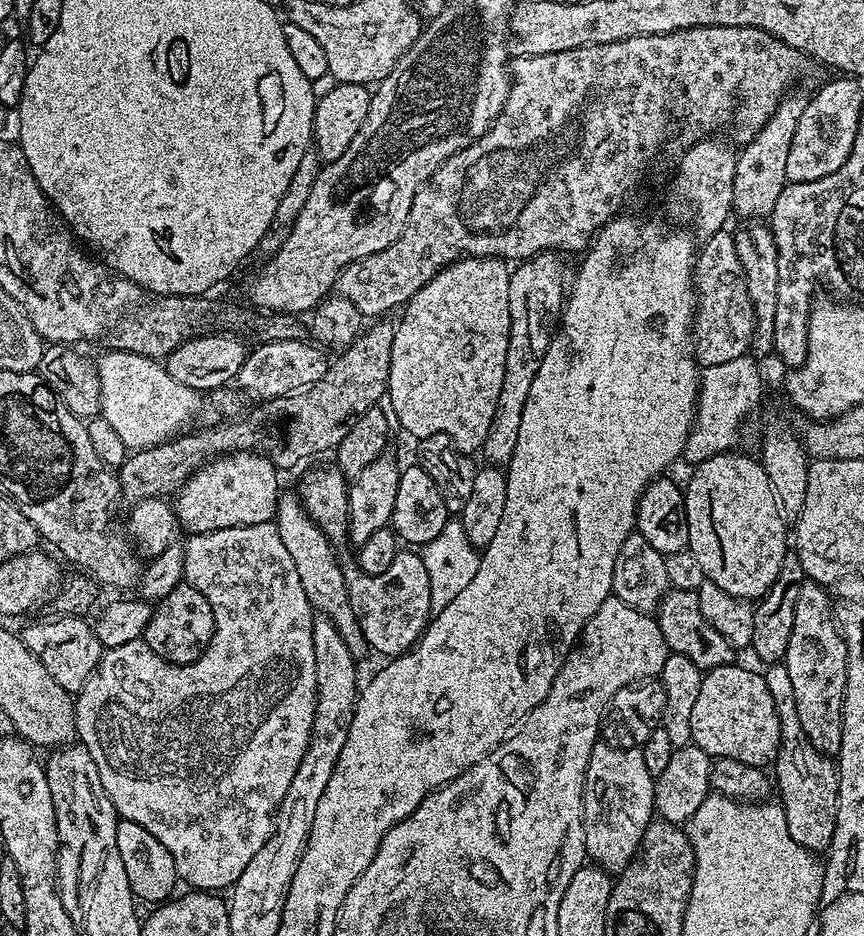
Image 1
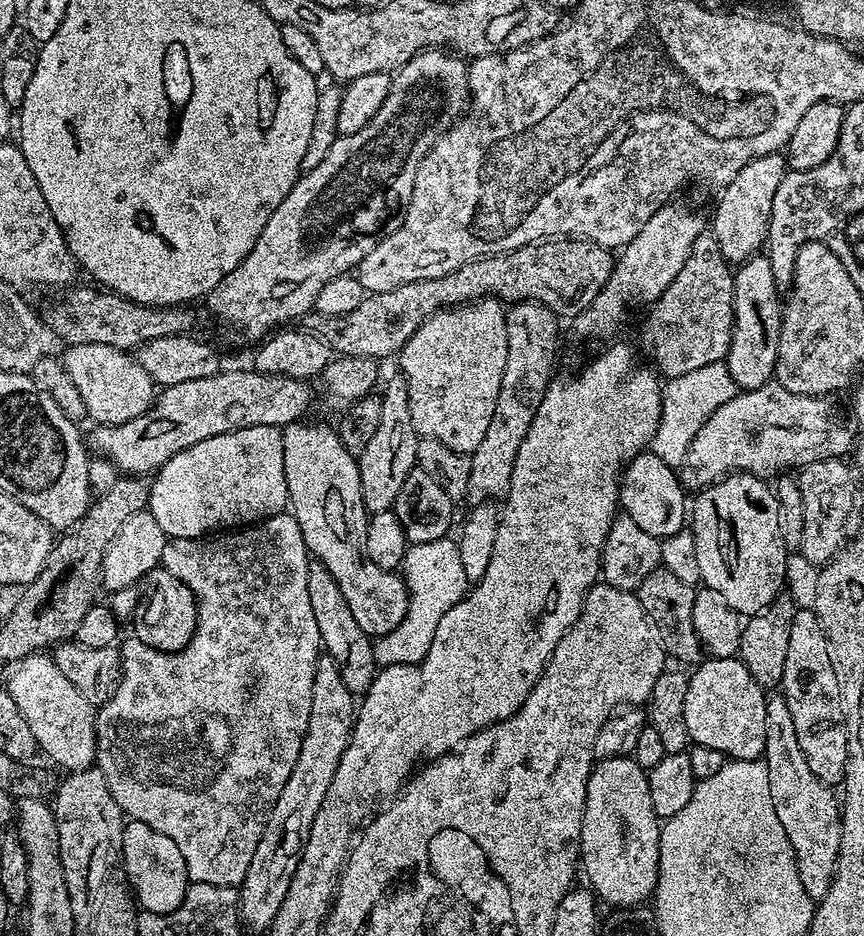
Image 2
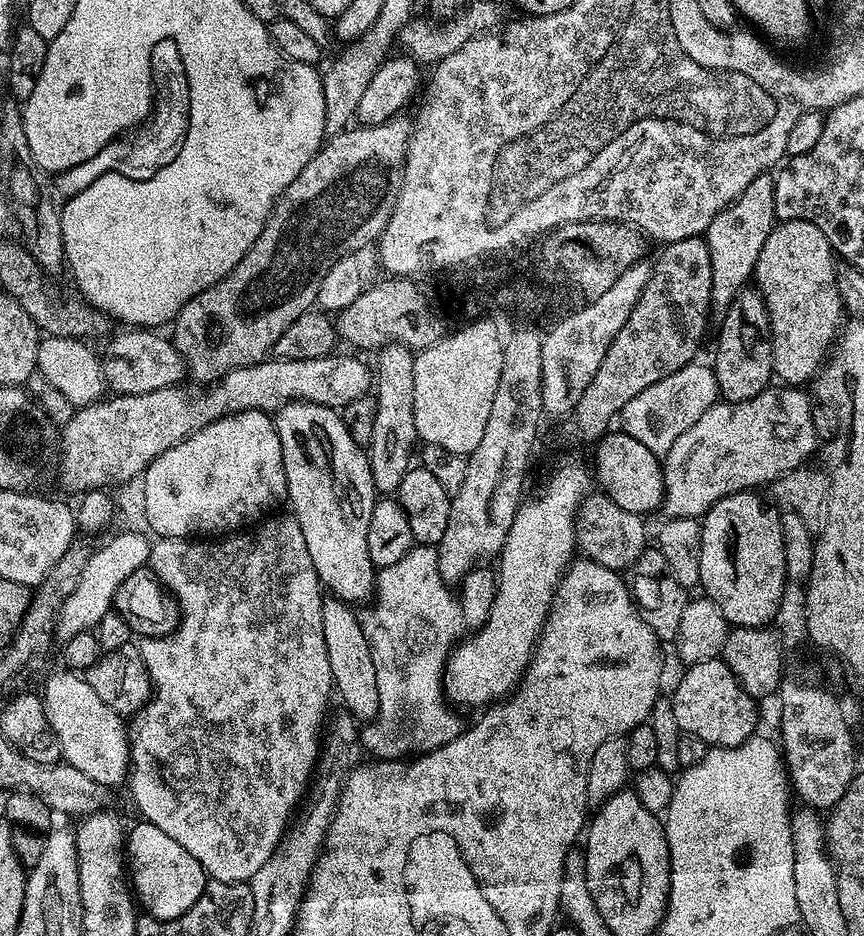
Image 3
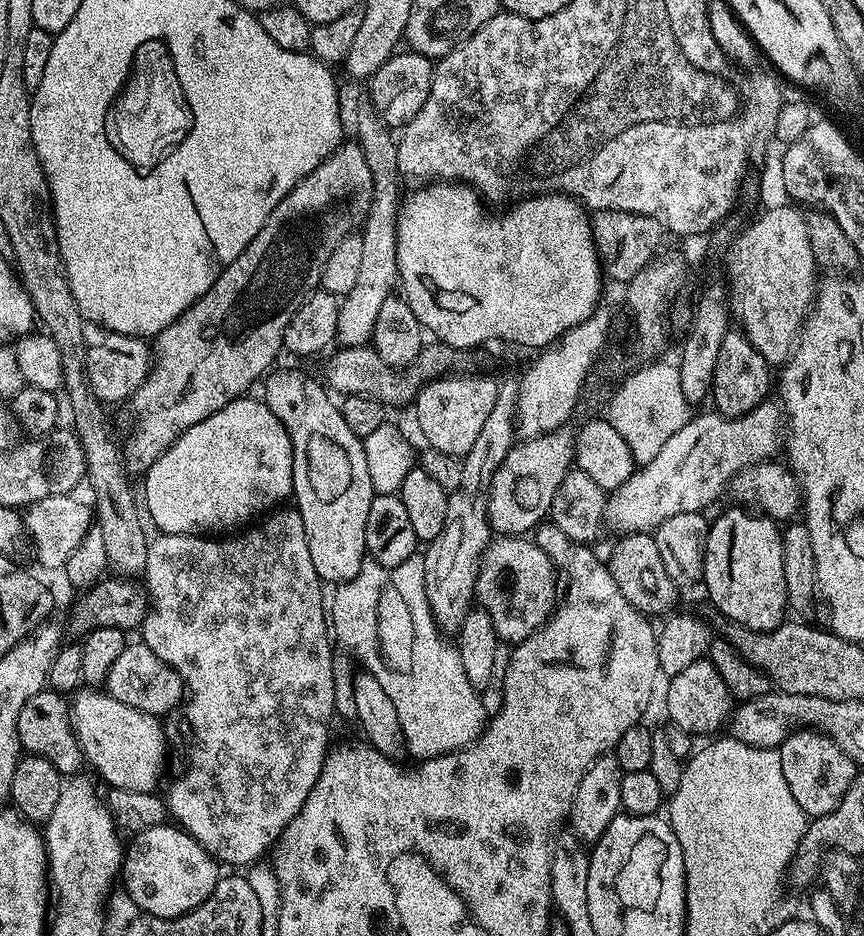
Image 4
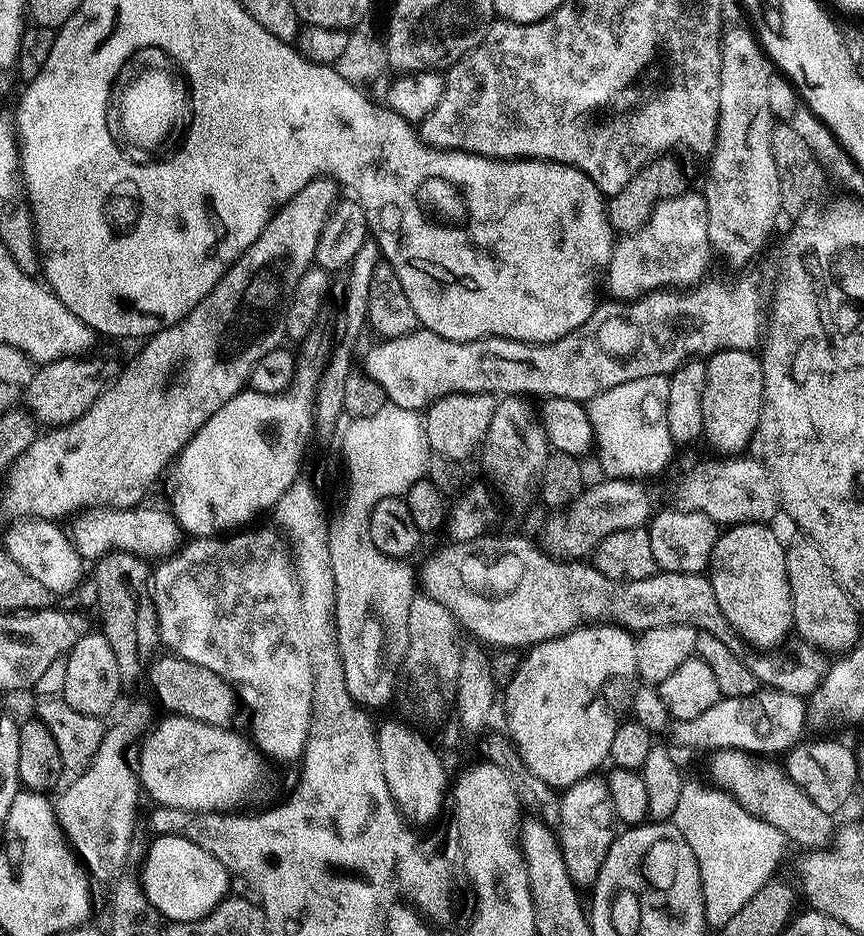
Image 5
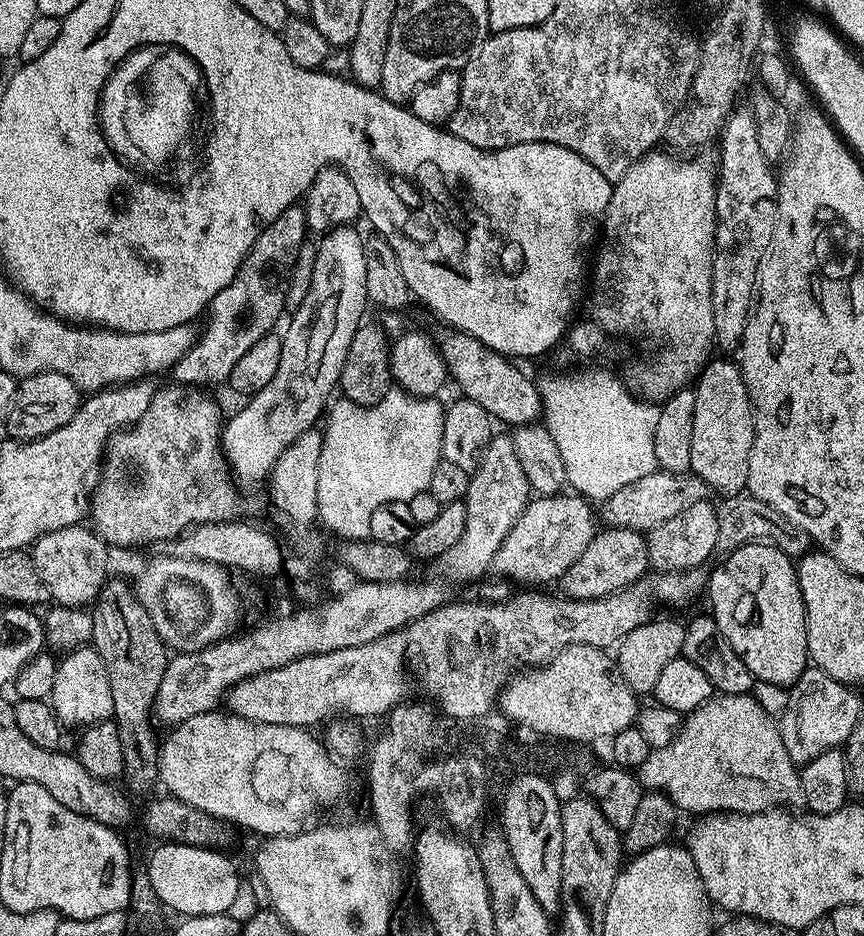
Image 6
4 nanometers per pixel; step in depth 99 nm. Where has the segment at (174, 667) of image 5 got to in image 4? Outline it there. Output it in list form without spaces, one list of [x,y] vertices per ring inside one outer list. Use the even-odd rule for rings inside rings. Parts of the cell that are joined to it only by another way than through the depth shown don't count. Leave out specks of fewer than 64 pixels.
[[[142,642],[135,643],[125,643],[122,654],[114,658],[114,666],[110,666],[106,681],[107,695],[118,698],[118,702],[126,702],[126,706],[139,712],[157,718],[167,717],[175,713],[185,699],[184,679],[169,664],[162,662],[162,658],[158,658],[158,654],[150,650],[150,646]]]

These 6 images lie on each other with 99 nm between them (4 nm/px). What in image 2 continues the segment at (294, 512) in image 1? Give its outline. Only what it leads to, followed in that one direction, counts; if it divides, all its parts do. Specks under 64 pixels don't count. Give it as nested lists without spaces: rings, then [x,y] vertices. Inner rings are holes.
[[[315,562],[309,563],[306,590],[310,594],[310,606],[314,609],[314,622],[318,622],[318,634],[323,651],[330,658],[334,658],[334,662],[342,670],[342,682],[346,682],[353,694],[367,692],[378,671],[372,649],[373,637],[367,636],[362,626],[358,626],[358,621],[354,619],[342,590],[338,590],[338,582],[334,582],[334,577],[330,570],[326,570],[326,566]]]

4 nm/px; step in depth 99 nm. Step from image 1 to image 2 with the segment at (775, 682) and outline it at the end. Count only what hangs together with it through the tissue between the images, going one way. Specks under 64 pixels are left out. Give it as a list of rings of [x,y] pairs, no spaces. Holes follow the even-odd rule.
[[[779,690],[773,691],[766,702],[766,746],[762,759],[770,774],[770,798],[775,814],[795,852],[799,882],[807,896],[818,902],[829,889],[836,869],[842,812],[833,791],[814,778],[810,766],[806,766],[806,756],[802,754],[802,746],[798,746],[798,734],[794,734],[790,706],[786,706],[784,693]]]

